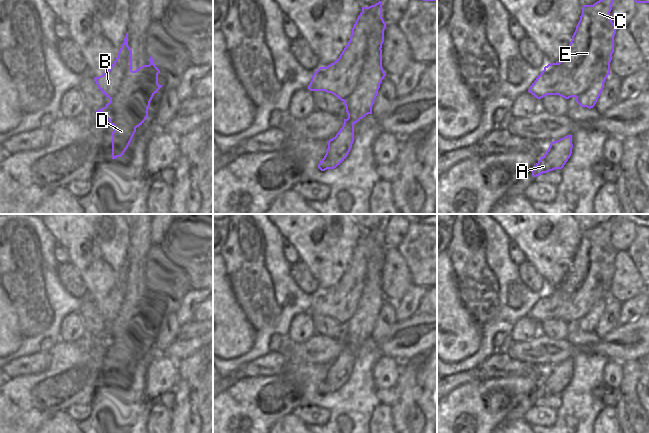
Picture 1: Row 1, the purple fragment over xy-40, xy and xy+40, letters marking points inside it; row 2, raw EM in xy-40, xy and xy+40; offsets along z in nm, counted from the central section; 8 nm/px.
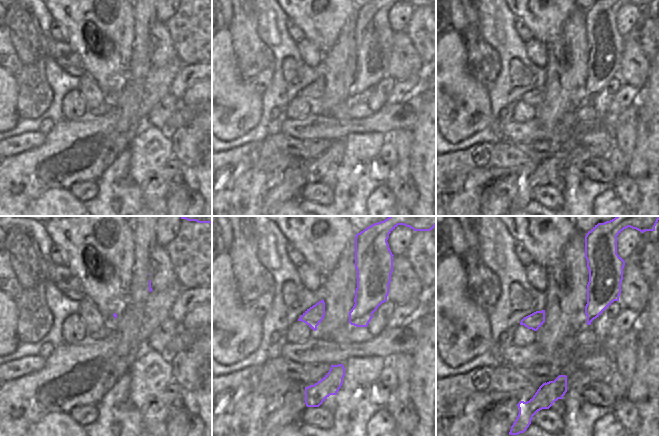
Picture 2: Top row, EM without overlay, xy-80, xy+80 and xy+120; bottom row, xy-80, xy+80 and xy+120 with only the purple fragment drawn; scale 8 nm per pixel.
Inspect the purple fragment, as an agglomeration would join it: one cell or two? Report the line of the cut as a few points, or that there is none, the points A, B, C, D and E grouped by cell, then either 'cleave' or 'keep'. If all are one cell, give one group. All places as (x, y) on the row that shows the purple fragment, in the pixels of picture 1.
cut in xy along (378, 22), (372, 28), (372, 37), (358, 85), (344, 101); A D / B C E; cleave

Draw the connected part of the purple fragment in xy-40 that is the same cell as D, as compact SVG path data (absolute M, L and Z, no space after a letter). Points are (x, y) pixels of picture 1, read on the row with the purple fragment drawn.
M151 55L149 65L143 65L132 71L128 94L123 99L110 99L105 107L95 111L96 113L103 113L110 124L114 126L112 132L112 159L121 157L124 154L136 132L136 128L142 125L148 117L150 102L154 94L163 86L158 84L159 73L160 70L154 64Z

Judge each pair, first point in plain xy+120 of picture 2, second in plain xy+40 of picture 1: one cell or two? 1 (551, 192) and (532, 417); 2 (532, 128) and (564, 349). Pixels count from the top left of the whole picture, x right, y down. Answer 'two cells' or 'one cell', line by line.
1: one cell
2: one cell

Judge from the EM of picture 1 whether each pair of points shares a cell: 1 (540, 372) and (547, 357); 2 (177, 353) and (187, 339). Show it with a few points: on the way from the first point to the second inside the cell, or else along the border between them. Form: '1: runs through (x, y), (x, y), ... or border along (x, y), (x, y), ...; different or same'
1: border along (520, 360), (553, 365); different
2: runs through (177, 350), (184, 342); same

